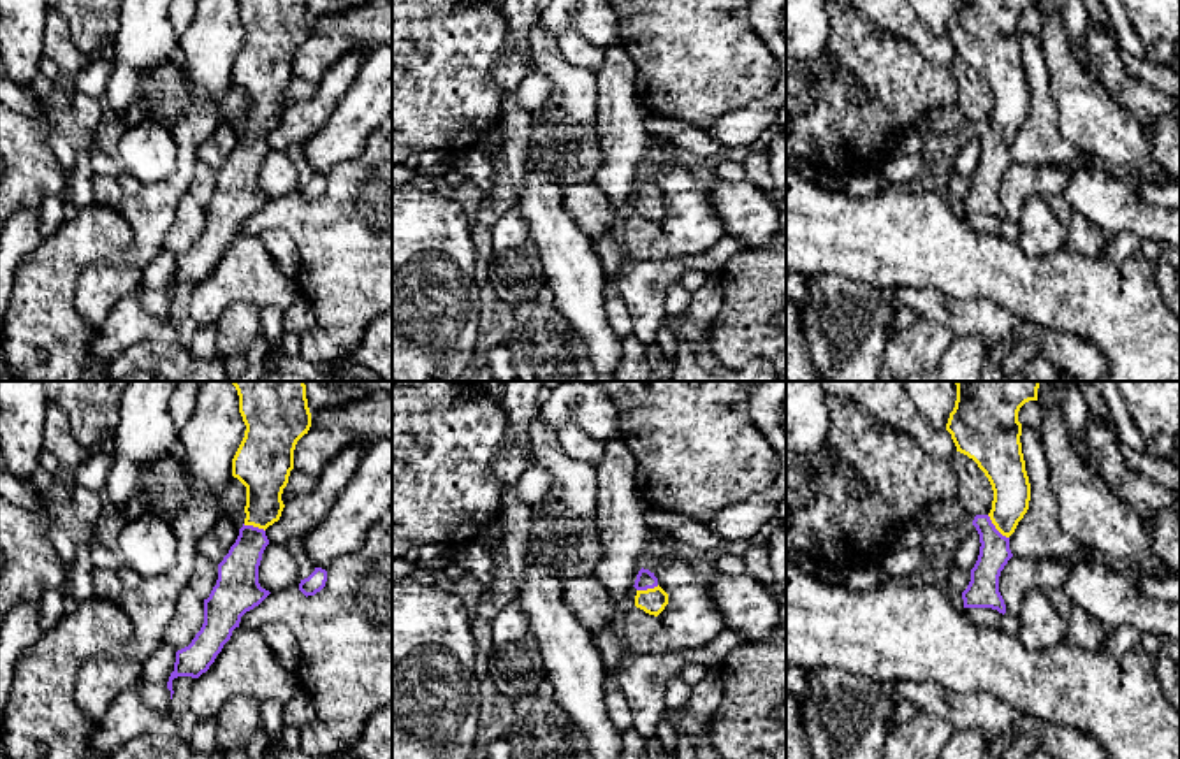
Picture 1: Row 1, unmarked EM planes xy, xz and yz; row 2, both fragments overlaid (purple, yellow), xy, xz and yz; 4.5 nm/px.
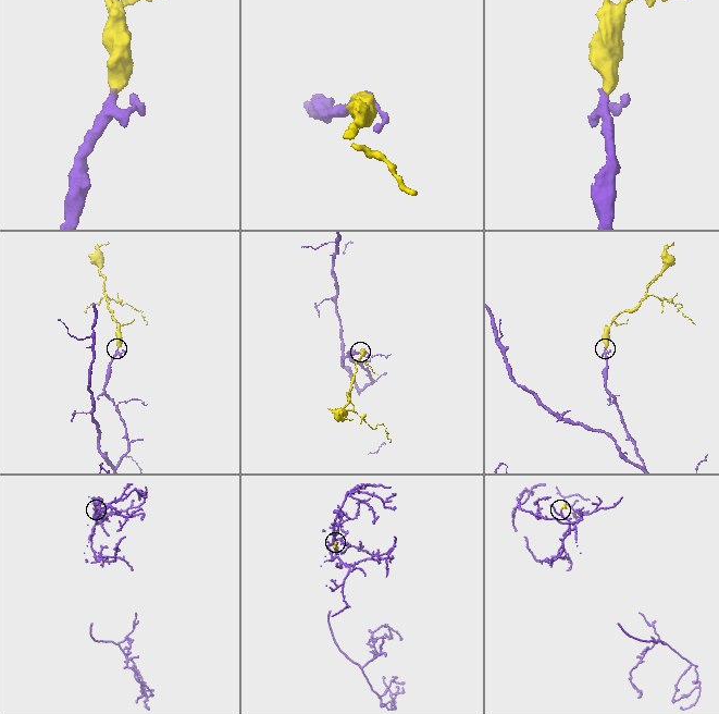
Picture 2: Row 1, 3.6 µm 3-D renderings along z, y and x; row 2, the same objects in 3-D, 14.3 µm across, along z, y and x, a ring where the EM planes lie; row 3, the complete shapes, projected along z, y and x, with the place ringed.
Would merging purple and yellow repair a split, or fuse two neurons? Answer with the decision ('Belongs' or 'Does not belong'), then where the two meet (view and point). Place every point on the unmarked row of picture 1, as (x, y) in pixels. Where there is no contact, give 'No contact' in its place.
Belongs. Touches purple at yz (994, 134)

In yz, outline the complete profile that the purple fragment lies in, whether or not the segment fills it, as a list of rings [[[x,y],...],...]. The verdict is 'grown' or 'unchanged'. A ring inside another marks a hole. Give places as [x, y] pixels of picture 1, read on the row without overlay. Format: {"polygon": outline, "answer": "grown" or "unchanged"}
{"polygon": [[[957,0],[946,37],[957,58],[972,65],[988,84],[994,107],[988,121],[976,121],[980,162],[962,199],[964,214],[1006,220],[999,183],[1008,167],[1009,142],[1029,116],[1031,90],[1022,60],[1020,14],[1038,0]]], "answer": "grown"}

